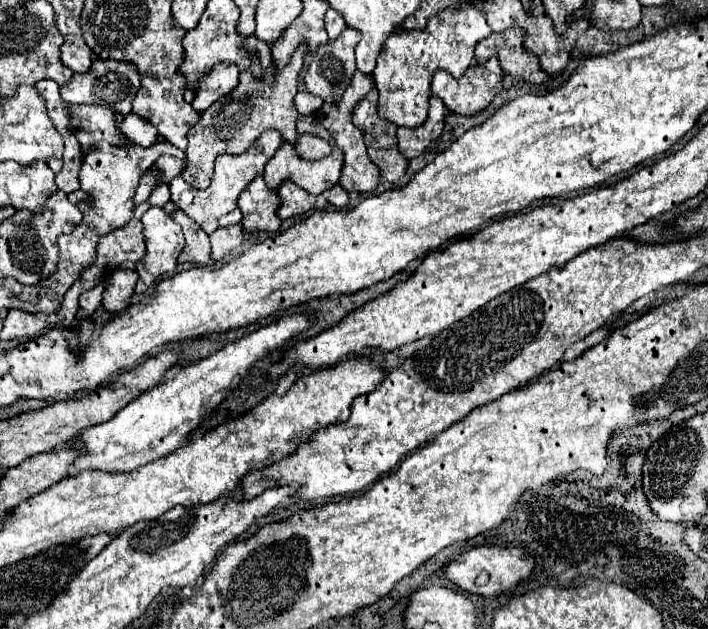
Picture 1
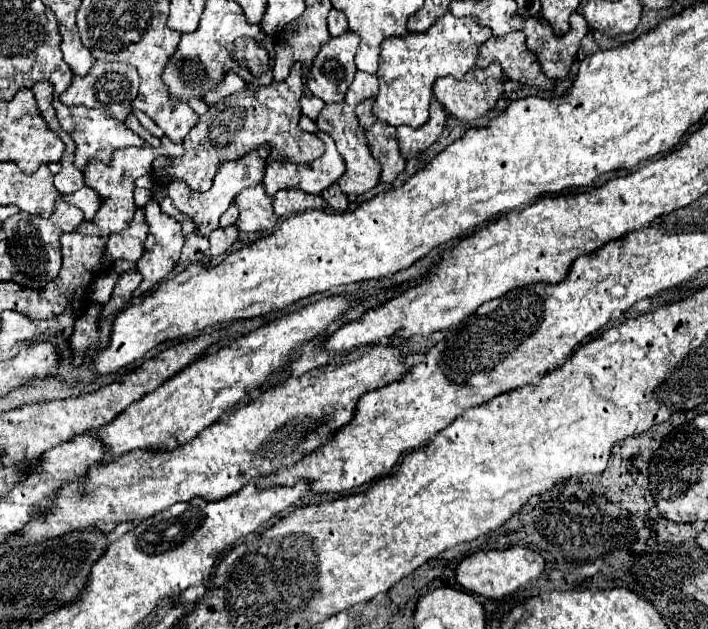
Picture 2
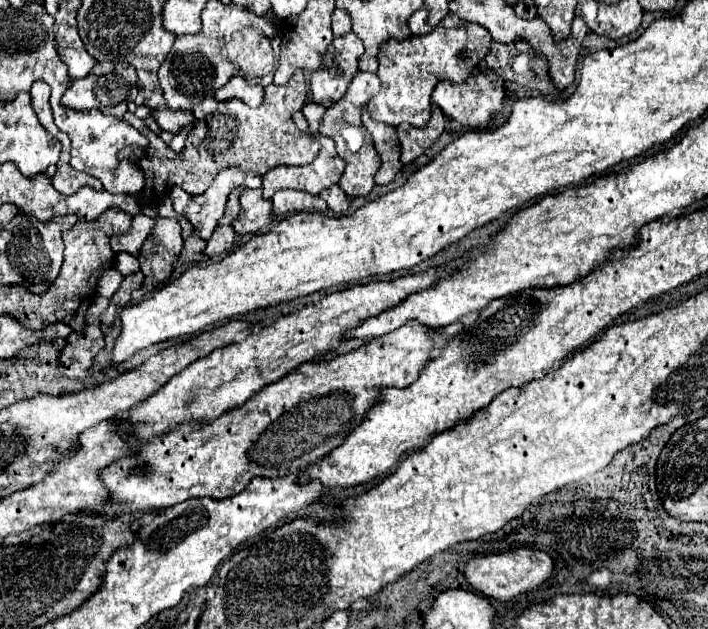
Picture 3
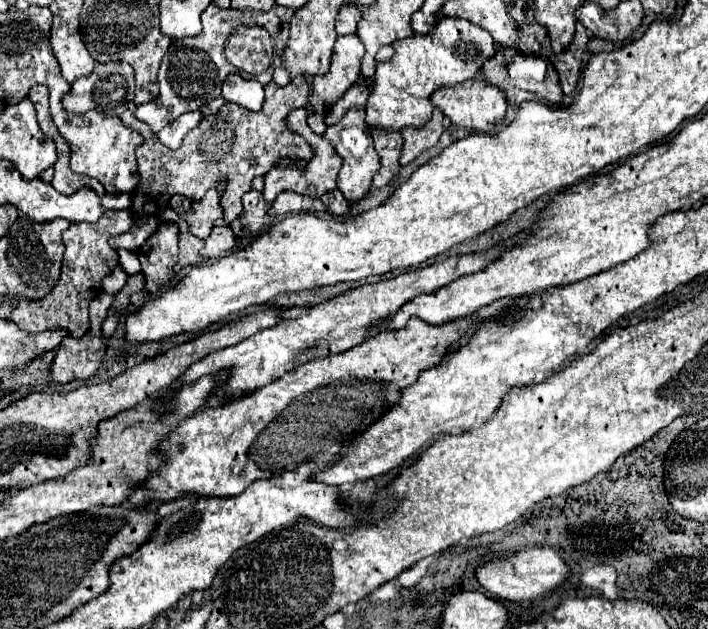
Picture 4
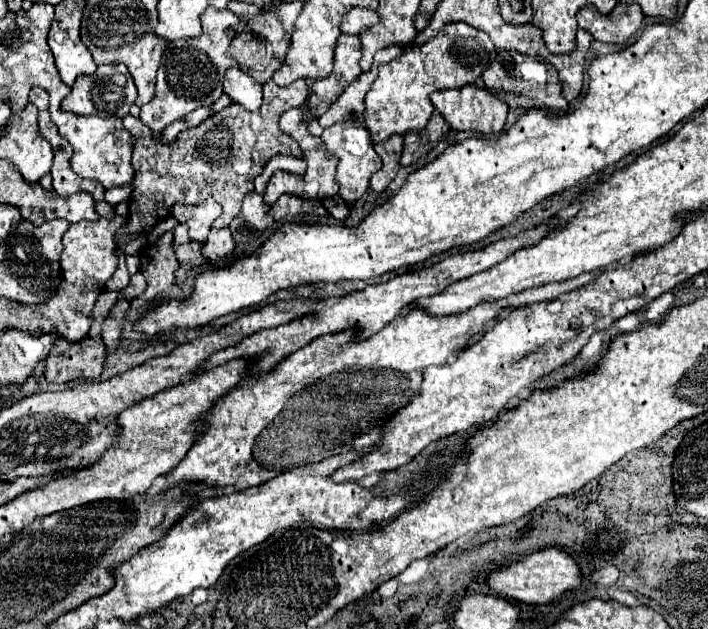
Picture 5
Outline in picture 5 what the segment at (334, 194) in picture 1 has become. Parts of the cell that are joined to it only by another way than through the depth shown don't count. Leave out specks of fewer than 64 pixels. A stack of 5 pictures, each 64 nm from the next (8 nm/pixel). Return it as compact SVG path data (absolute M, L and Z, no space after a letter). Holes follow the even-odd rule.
M328 198L328 200L324 200L324 206L336 220L346 220L348 218L348 206L340 198Z

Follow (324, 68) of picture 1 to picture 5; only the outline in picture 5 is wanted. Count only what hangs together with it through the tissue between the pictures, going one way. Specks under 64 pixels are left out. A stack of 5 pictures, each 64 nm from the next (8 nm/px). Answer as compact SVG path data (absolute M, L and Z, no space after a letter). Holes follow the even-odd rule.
M342 34L336 42L336 54L334 54L334 68L326 80L316 80L310 90L310 98L306 102L308 112L318 118L322 116L336 98L348 88L352 80L356 80L360 70L360 38Z

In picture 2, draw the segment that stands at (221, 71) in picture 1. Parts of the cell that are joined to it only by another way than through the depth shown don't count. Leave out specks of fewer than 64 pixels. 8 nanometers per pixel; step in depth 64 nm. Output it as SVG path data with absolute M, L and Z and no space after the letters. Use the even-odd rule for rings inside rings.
M228 72L228 76L224 76L224 80L220 84L216 84L216 88L212 88L212 92L208 92L208 96L202 96L204 104L214 104L218 100L222 100L224 96L242 92L246 88L246 82L236 74L236 72Z

